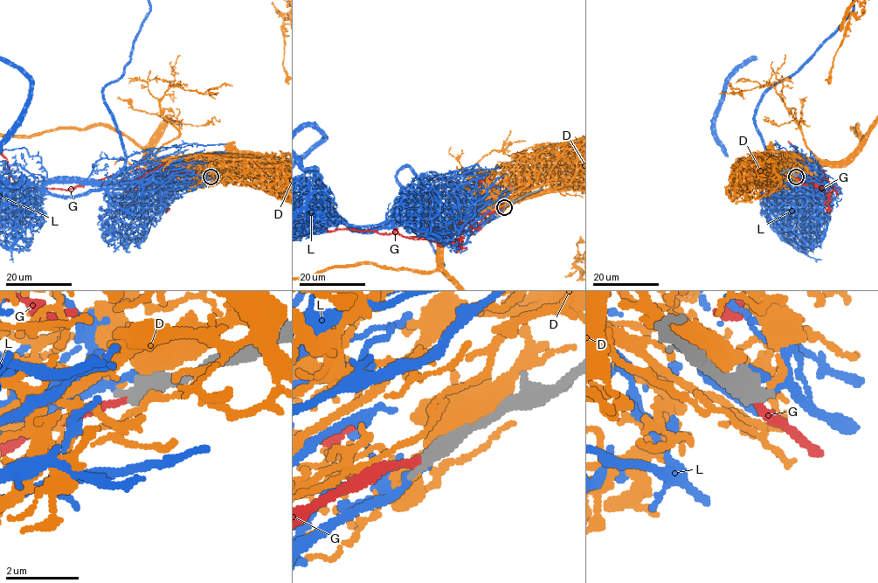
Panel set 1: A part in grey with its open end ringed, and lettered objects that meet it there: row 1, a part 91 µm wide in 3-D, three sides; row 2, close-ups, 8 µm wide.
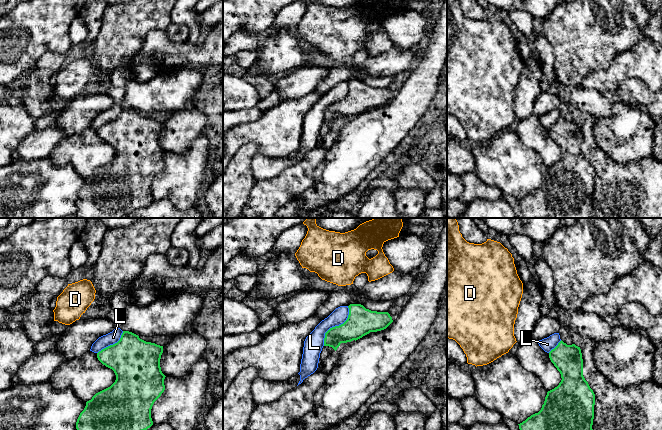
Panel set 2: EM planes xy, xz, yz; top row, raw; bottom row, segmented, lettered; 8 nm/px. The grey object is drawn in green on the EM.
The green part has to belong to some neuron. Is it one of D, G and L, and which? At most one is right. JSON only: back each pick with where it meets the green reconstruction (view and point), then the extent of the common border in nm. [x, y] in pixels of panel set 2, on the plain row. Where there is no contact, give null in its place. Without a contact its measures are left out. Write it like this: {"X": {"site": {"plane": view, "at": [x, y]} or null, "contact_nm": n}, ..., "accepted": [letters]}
{"G": {"site": null}, "accepted": ["G"]}

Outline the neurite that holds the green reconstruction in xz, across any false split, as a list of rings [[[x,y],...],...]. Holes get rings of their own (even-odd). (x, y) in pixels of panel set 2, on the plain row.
[[[350,80],[348,84],[347,96],[325,109],[324,122],[336,127],[341,119],[356,117],[370,108],[384,106],[393,98],[388,88],[371,87],[361,80]]]

